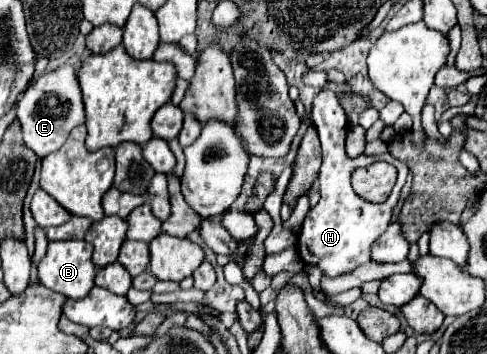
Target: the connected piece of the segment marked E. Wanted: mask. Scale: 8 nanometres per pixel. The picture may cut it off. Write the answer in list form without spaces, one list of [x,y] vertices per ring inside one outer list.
[[[62,65],[52,73],[40,75],[36,83],[28,87],[24,99],[18,103],[18,119],[22,125],[26,147],[30,147],[40,159],[58,151],[66,143],[70,129],[84,123],[84,105],[74,67]]]

